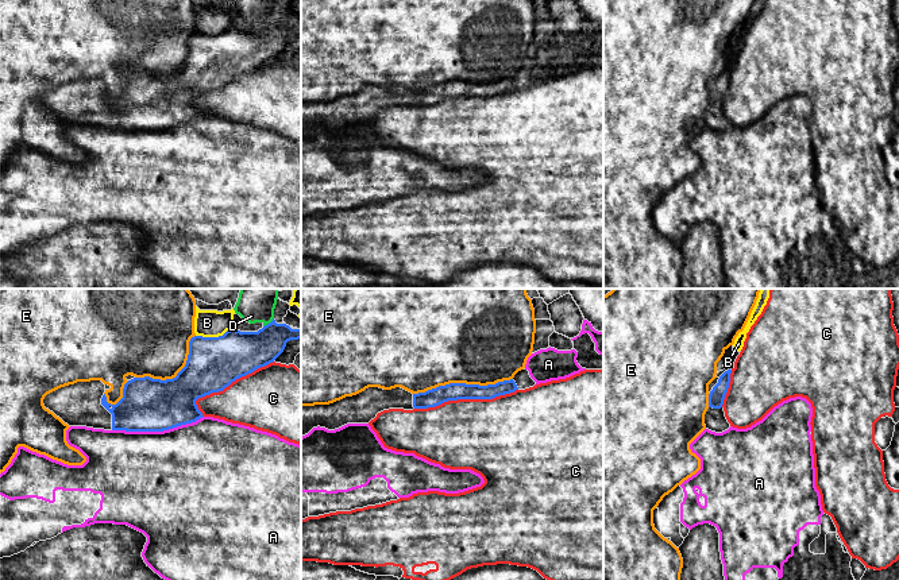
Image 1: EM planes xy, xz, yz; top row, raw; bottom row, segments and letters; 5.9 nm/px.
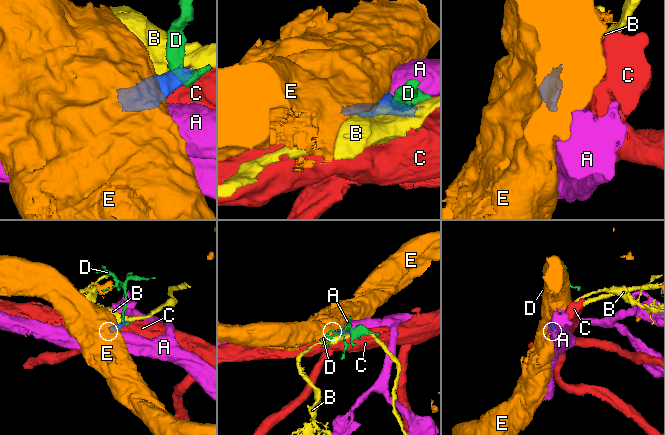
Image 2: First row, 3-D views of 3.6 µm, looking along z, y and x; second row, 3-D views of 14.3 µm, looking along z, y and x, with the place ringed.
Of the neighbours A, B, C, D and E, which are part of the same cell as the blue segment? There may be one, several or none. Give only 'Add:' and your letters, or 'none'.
Add: none

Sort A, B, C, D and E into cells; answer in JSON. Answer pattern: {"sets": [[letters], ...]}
{"sets": [["A"], ["B"], ["C"], ["D"], ["E"]]}

